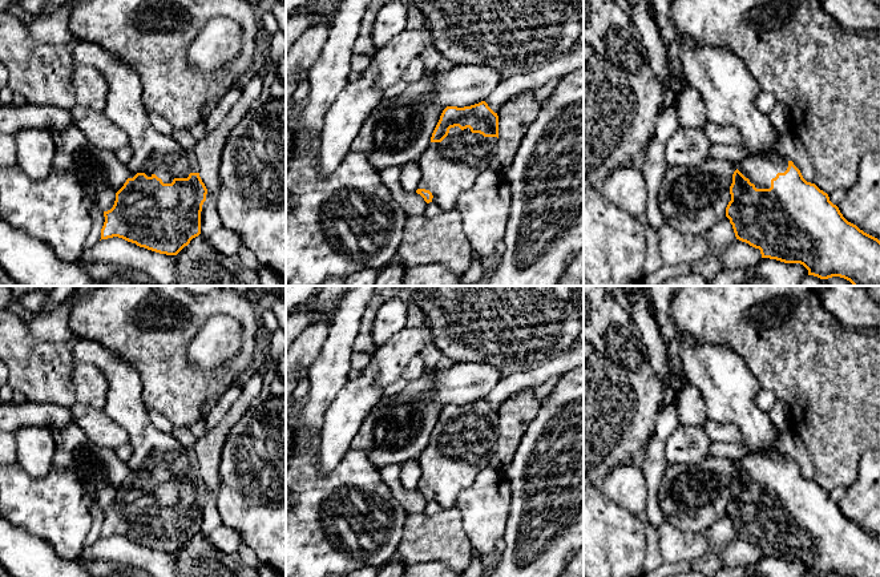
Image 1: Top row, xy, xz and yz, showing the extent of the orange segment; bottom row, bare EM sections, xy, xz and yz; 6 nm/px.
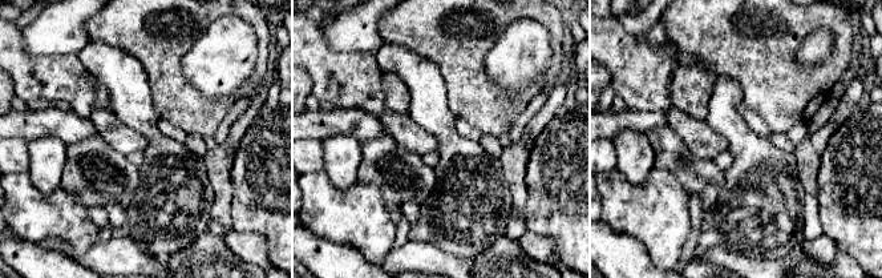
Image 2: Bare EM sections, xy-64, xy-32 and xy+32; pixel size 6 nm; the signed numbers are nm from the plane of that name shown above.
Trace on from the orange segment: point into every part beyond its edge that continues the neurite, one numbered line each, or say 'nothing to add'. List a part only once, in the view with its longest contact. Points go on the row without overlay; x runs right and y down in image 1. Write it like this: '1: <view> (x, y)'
1: xy (157, 451)

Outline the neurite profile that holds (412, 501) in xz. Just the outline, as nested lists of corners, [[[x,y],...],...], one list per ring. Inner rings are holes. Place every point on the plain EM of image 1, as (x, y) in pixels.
[[[392,463],[379,469],[383,481],[389,487],[395,499],[404,508],[407,515],[423,513],[427,500],[417,491],[407,489],[400,481],[401,464]]]

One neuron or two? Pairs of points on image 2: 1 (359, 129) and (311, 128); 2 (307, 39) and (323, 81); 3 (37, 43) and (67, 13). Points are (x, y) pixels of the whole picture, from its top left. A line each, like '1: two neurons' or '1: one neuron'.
1: one neuron
2: one neuron
3: one neuron

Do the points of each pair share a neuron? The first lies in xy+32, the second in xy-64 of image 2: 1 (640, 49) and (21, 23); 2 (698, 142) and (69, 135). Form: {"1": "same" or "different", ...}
{"1": "different", "2": "different"}

